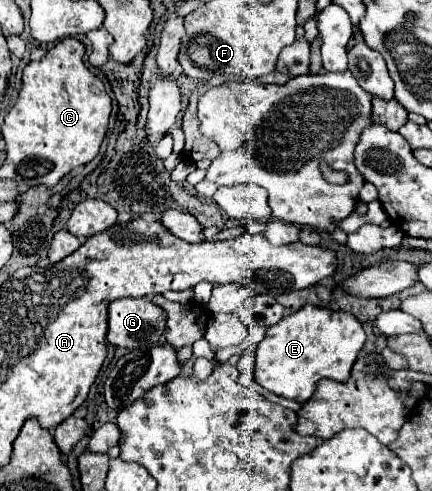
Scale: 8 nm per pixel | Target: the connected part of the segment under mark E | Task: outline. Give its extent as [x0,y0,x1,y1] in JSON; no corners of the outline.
[256,306,366,404]

